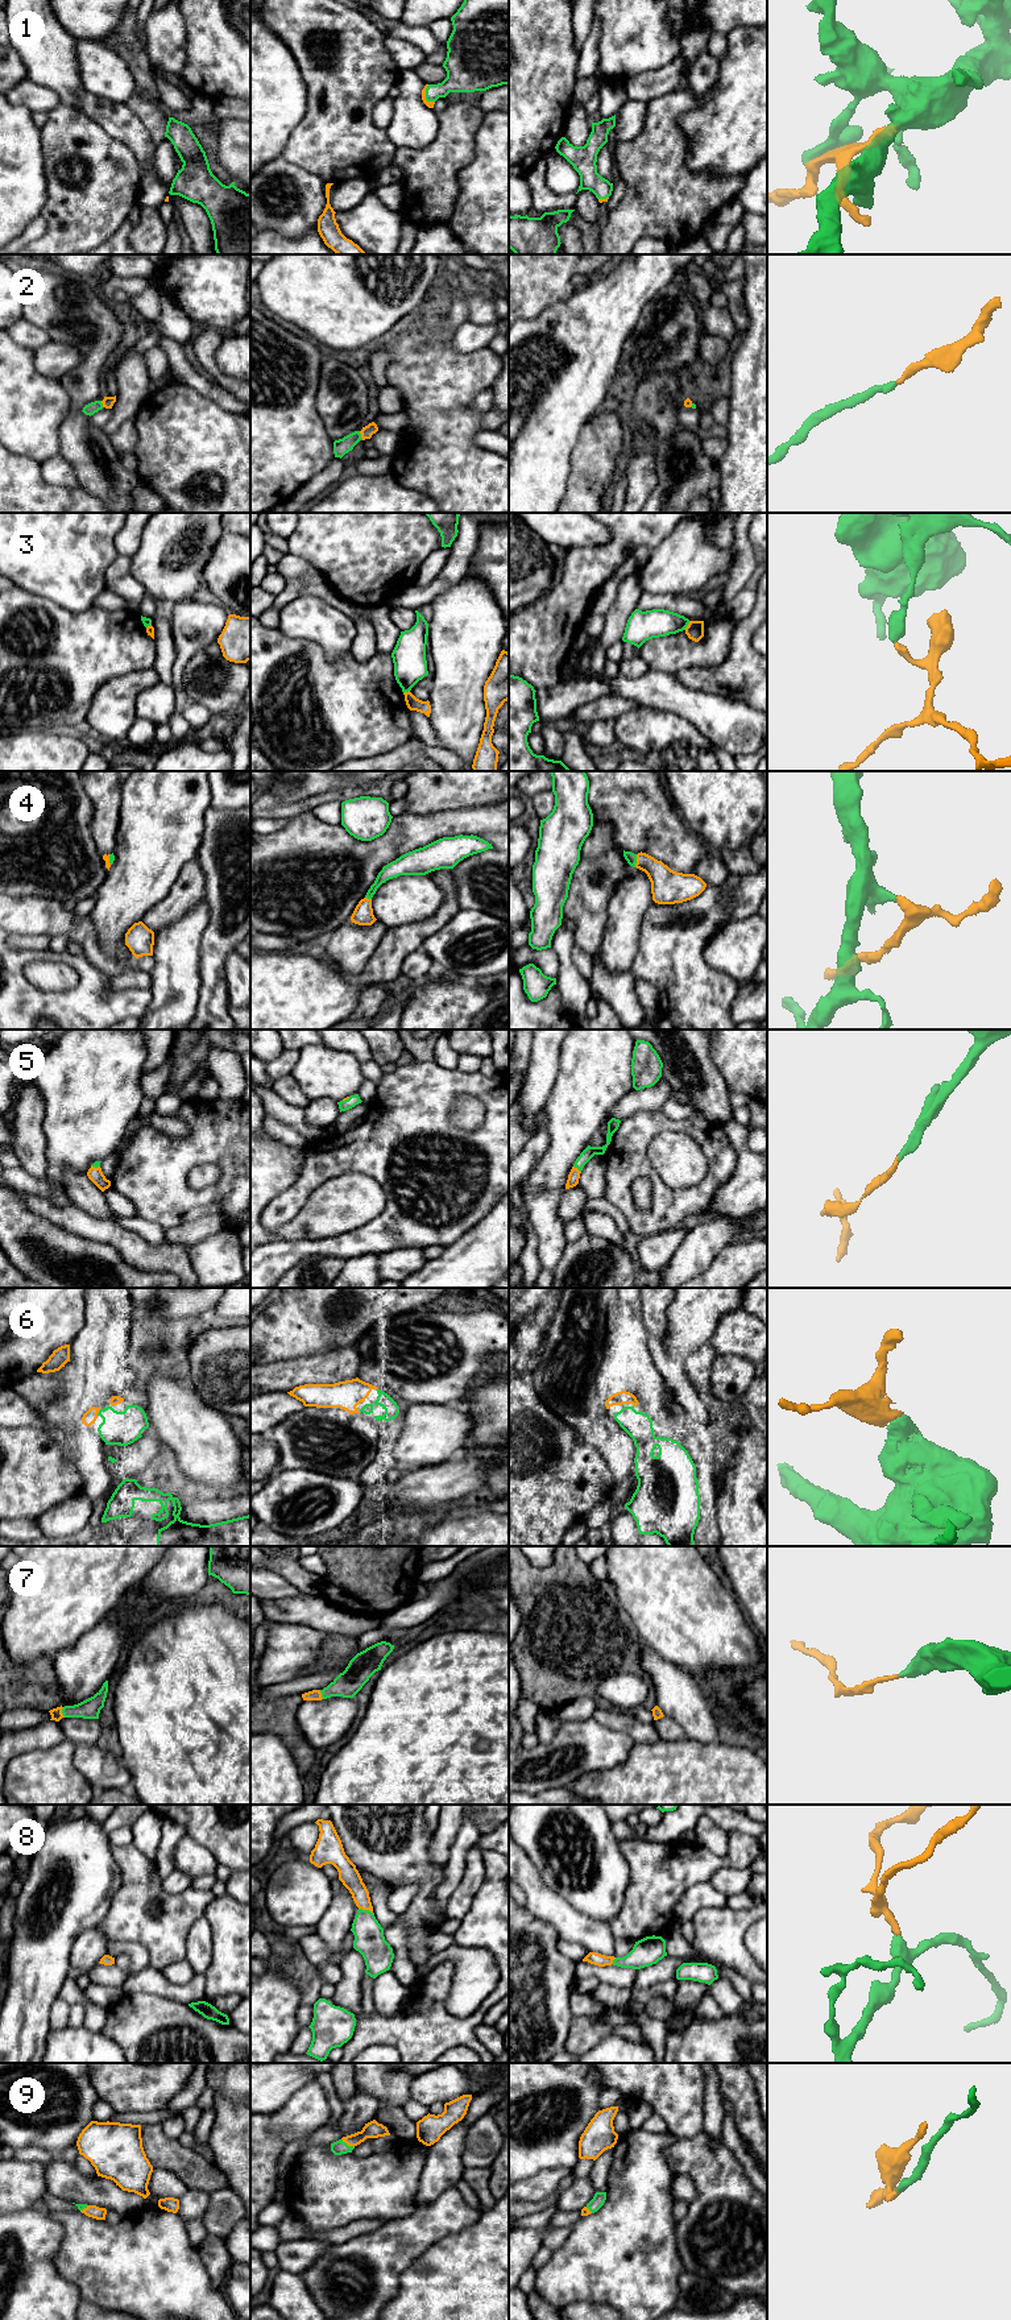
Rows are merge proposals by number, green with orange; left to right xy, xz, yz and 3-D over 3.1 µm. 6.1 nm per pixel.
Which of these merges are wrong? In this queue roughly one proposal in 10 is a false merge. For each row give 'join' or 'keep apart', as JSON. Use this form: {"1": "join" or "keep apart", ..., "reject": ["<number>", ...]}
{"1": "join", "2": "join", "3": "keep apart", "4": "join", "5": "join", "6": "join", "7": "join", "8": "join", "9": "join", "reject": ["3"]}

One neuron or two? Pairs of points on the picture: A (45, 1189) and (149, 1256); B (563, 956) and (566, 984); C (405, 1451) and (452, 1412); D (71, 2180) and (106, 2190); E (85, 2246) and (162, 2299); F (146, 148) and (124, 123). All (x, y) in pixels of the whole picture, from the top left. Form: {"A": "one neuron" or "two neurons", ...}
{"A": "two neurons", "B": "one neuron", "C": "one neuron", "D": "one neuron", "E": "one neuron", "F": "one neuron"}

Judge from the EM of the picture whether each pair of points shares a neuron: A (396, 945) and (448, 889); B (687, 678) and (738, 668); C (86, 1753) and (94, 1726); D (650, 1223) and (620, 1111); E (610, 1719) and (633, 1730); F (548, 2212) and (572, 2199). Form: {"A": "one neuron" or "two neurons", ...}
{"A": "one neuron", "B": "one neuron", "C": "two neurons", "D": "two neurons", "E": "one neuron", "F": "one neuron"}

